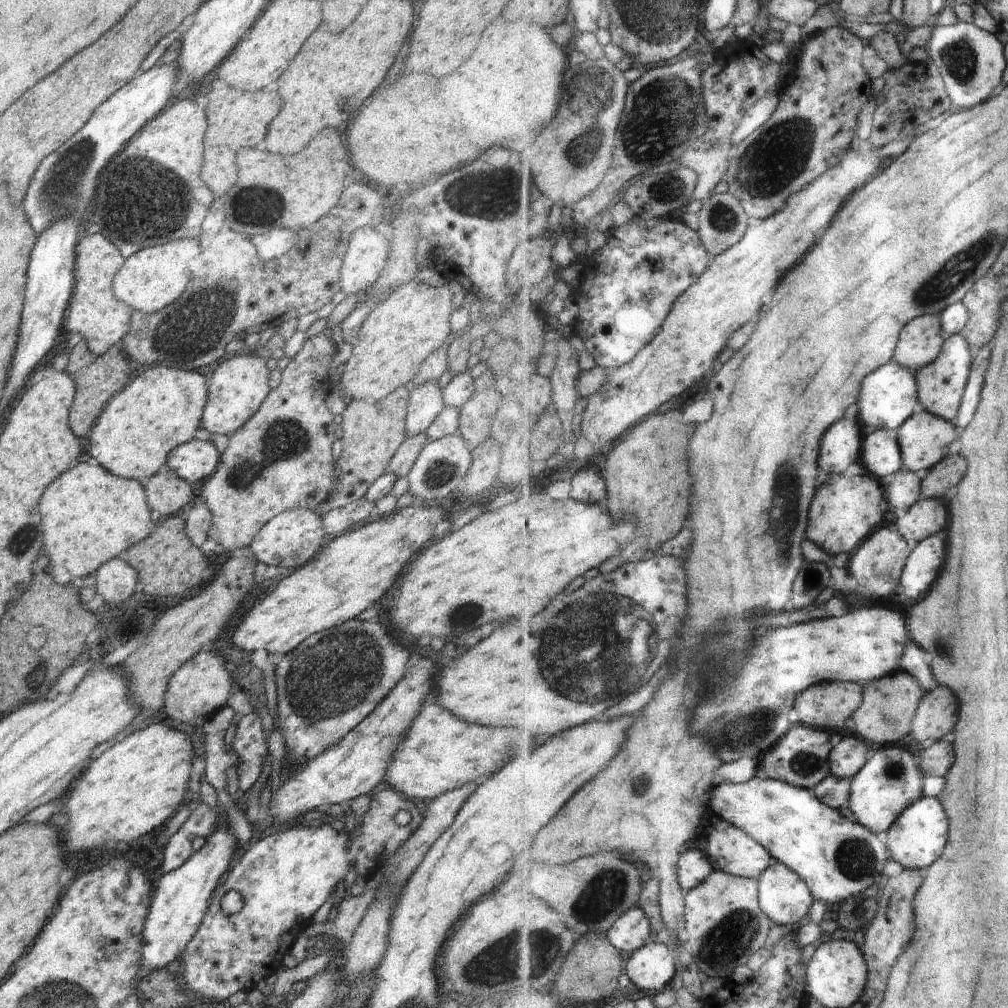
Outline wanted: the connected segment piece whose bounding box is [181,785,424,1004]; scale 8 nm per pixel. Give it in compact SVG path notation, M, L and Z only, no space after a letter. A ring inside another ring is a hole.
M385 785L373 793L372 799L368 811L362 816L360 826L352 834L346 834L343 829L342 831L336 830L330 825L318 827L295 825L288 830L278 831L272 836L258 840L237 856L221 883L212 893L212 898L208 902L208 910L206 910L196 934L181 954L182 979L188 992L194 992L196 996L200 996L206 1002L215 1004L218 1001L228 1000L232 994L236 994L240 990L249 992L256 989L258 982L266 976L279 972L279 968L283 964L282 960L287 951L291 950L297 936L301 934L302 929L313 923L314 912L325 904L328 896L336 890L337 884L344 880L350 870L356 870L358 876L368 881L374 874L377 874L376 870L385 867L388 858L392 858L392 854L422 824L423 805ZM400 810L410 812L410 816L412 816L410 823L406 826L399 826L394 821L394 816ZM230 890L234 890L242 896L244 906L238 914L224 914L220 907L222 896Z

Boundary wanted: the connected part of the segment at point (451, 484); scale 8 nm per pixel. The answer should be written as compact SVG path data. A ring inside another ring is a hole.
M454 434L444 436L422 447L412 470L405 476L408 491L418 503L447 503L450 493L456 488L461 488L471 465L470 452L465 444L466 441L460 434Z

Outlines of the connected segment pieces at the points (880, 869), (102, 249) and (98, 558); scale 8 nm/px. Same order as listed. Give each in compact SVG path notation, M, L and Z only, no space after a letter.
M752 778L746 784L722 784L714 792L714 810L718 810L730 825L746 830L758 842L762 842L776 860L790 866L802 878L806 878L810 890L814 890L816 900L826 902L844 902L856 894L866 892L868 888L882 882L886 864L888 864L888 846L878 834L862 826L860 822L848 820L848 814L830 808L820 802L812 790L802 790L782 780L764 780Z
M94 234L79 240L75 256L75 285L63 329L72 334L76 332L81 334L87 342L87 347L94 354L101 355L108 352L110 348L119 346L130 330L130 314L133 308L118 300L113 291L114 277L124 266L126 255L119 251L113 242L106 240L102 234Z
M93 461L77 463L61 474L40 499L43 552L51 560L56 584L78 583L105 562L123 557L125 551L149 537L156 528L151 513L139 480L110 474Z

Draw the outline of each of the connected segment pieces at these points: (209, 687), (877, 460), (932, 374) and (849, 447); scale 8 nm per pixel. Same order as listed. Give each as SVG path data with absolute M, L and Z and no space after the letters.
M205 649L195 654L186 664L182 664L170 678L162 715L193 724L197 718L209 718L213 713L225 707L232 690L232 668L225 666L226 654L212 654Z
M876 430L866 440L864 462L870 468L870 472L874 472L878 478L894 476L896 472L900 472L904 466L904 458L902 458L898 434L888 430Z
M963 333L947 337L945 349L942 350L938 360L934 364L920 369L917 373L918 384L920 384L920 398L922 398L921 408L932 412L932 414L938 414L938 416L942 416L950 422L956 420L956 416L960 412L964 390L968 386L972 364L974 364L972 350L974 350L972 342Z
M844 418L826 434L826 442L822 448L822 466L830 474L844 474L852 464L862 458L862 430L858 426L856 434L856 420Z

